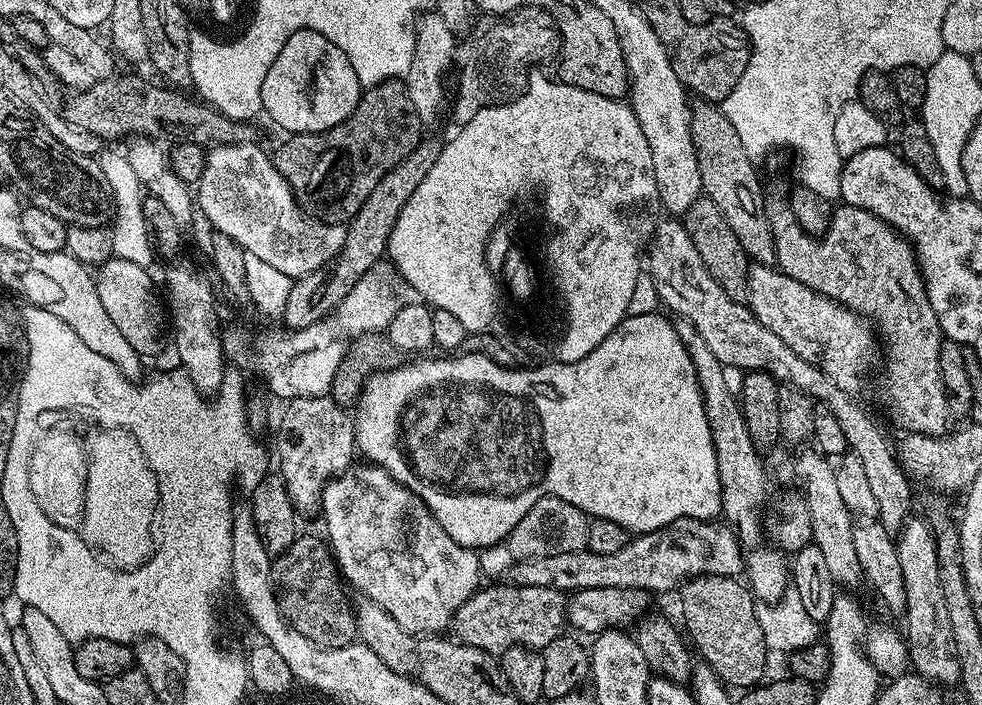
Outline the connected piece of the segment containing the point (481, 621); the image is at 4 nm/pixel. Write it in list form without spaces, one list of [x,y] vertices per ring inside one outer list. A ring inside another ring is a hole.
[[[492,582],[492,584],[487,588],[487,586],[481,587],[472,597],[466,601],[459,610],[456,611],[454,617],[454,629],[456,628],[456,633],[454,633],[455,639],[461,644],[469,644],[474,646],[478,650],[487,652],[489,654],[502,654],[507,648],[512,648],[516,644],[523,644],[525,648],[531,648],[533,650],[542,650],[548,643],[553,640],[555,636],[561,635],[566,628],[566,596],[565,593],[560,592],[557,588],[543,588],[542,586],[522,586],[521,584],[514,584],[511,582],[505,582],[505,584],[496,585],[498,583]]]

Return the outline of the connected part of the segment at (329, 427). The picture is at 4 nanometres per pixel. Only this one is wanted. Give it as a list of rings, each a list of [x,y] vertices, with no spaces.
[[[331,395],[298,397],[289,403],[292,408],[281,424],[278,474],[284,479],[297,517],[304,518],[321,511],[322,494],[328,481],[352,467],[358,452],[356,431],[353,417],[344,413],[345,405],[335,404]]]

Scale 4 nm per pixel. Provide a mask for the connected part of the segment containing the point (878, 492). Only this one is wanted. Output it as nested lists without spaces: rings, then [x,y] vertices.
[[[660,218],[656,221],[656,229],[652,239],[646,245],[646,273],[653,280],[659,303],[673,317],[690,322],[694,330],[706,342],[710,354],[718,358],[725,369],[742,368],[768,372],[781,385],[794,388],[797,392],[820,400],[823,407],[842,426],[842,434],[846,434],[846,442],[851,455],[862,458],[862,467],[874,499],[878,502],[878,520],[886,531],[896,534],[910,518],[908,512],[912,508],[912,490],[909,477],[904,475],[893,449],[884,438],[881,430],[872,421],[871,416],[860,406],[853,393],[842,390],[826,378],[826,374],[814,362],[806,362],[806,358],[798,358],[778,334],[770,334],[758,318],[748,309],[747,303],[739,304],[722,290],[722,286],[704,269],[702,258],[694,246],[683,223],[676,218]]]

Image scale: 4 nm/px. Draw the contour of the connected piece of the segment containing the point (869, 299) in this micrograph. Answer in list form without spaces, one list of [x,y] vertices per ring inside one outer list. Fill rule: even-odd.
[[[769,199],[766,204],[768,210],[768,227],[772,230],[772,238],[774,240],[774,250],[776,251],[775,267],[781,272],[785,272],[790,278],[794,278],[798,282],[802,282],[802,286],[810,286],[810,290],[814,290],[818,294],[822,294],[826,298],[835,300],[836,303],[846,306],[852,312],[856,312],[859,316],[874,325],[875,331],[878,333],[879,339],[888,349],[883,349],[882,360],[884,356],[884,404],[888,407],[888,416],[897,424],[898,427],[904,428],[905,433],[921,432],[927,436],[942,436],[949,431],[948,423],[954,420],[950,406],[946,402],[946,390],[942,386],[942,374],[938,370],[938,354],[940,353],[940,345],[942,343],[942,333],[938,326],[938,318],[934,314],[934,306],[930,306],[930,298],[924,289],[924,279],[920,277],[920,267],[916,265],[916,255],[912,252],[912,245],[908,243],[905,237],[895,232],[885,220],[879,220],[874,214],[870,214],[861,208],[853,208],[851,206],[840,206],[833,211],[830,226],[824,232],[822,238],[809,236],[802,230],[802,226],[798,226],[798,222],[794,218],[791,208],[783,199]]]

